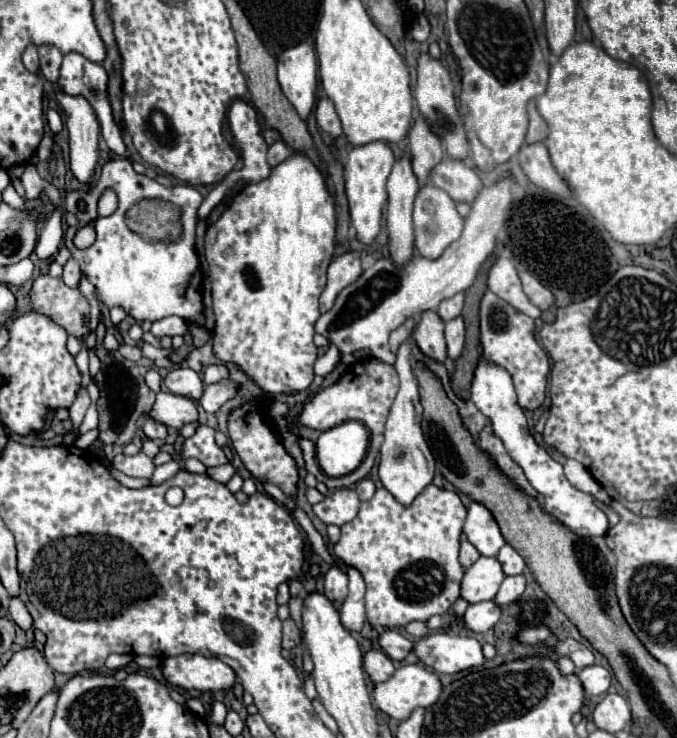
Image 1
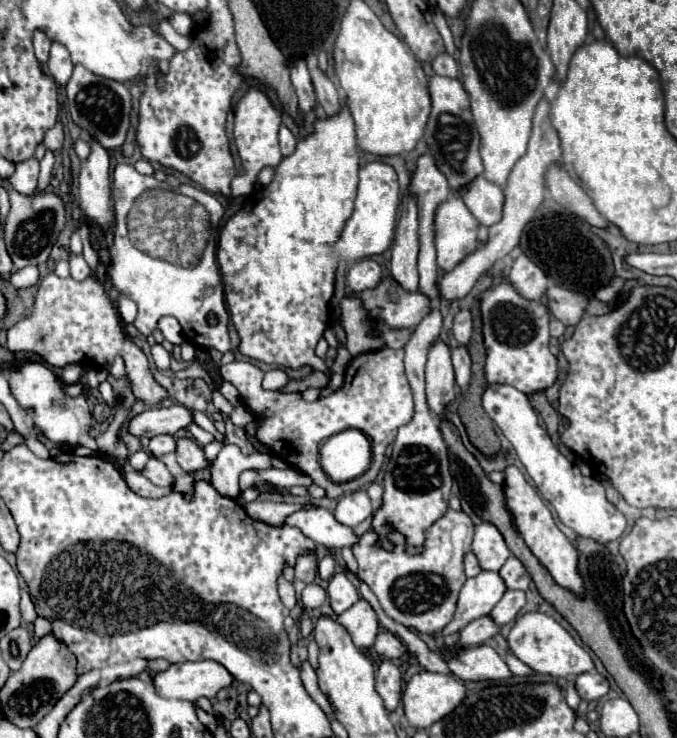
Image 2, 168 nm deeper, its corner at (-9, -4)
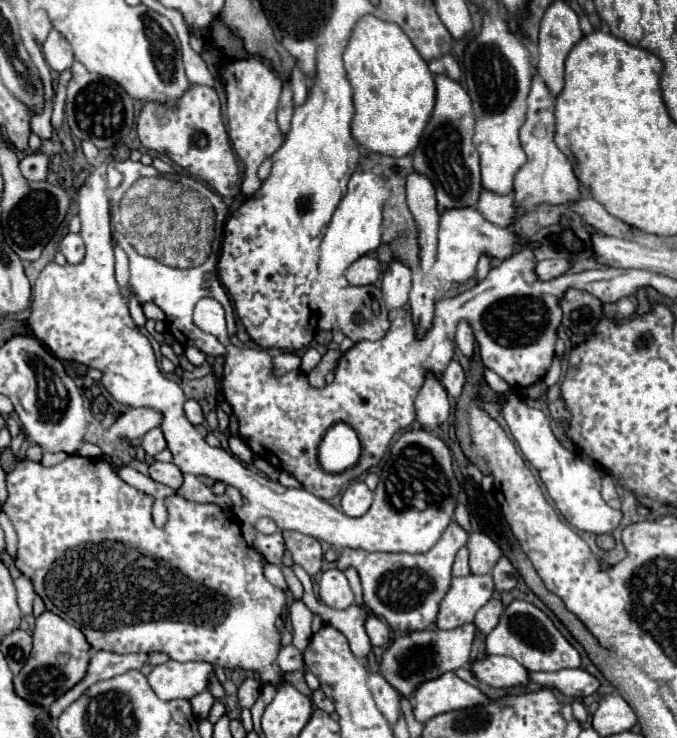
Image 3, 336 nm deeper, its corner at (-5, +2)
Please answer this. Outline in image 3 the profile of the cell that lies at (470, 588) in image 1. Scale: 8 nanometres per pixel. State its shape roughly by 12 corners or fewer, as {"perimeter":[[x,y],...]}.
{"perimeter":[[490,574],[454,578],[436,626],[458,628],[494,596]]}

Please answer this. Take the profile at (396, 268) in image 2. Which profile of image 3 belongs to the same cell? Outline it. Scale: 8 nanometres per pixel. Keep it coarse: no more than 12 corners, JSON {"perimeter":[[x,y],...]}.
{"perimeter":[[392,260],[382,278],[388,308],[404,308],[412,270]]}

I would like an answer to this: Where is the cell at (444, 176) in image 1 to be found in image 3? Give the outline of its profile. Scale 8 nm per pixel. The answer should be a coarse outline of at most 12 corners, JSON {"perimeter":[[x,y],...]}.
{"perimeter":[[482,188],[476,210],[496,226],[510,226],[512,194]]}

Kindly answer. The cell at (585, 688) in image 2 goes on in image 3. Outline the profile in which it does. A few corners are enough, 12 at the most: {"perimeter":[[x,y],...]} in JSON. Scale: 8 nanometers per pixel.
{"perimeter":[[584,668],[528,672],[530,680],[586,698],[600,686]]}

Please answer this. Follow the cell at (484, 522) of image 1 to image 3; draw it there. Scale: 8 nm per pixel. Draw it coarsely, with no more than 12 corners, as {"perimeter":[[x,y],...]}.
{"perimeter":[[472,532],[472,574],[488,574],[502,556],[484,532]]}

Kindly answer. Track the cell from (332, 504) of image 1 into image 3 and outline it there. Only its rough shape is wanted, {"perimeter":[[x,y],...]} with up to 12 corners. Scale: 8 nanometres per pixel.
{"perimeter":[[362,480],[342,494],[342,512],[362,516],[372,504],[372,492]]}

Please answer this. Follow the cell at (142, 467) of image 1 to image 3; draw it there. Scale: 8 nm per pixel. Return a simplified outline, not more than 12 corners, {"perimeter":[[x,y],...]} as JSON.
{"perimeter":[[152,462],[148,474],[152,480],[178,488],[182,472],[174,464]]}

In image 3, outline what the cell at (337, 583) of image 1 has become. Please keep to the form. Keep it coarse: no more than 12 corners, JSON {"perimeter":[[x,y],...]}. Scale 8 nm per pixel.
{"perimeter":[[342,570],[320,578],[320,600],[330,608],[348,608],[354,594]]}

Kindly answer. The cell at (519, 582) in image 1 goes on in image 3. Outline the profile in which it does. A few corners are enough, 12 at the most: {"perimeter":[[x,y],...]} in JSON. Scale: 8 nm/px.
{"perimeter":[[498,598],[478,610],[474,618],[482,634],[494,630],[502,604]]}

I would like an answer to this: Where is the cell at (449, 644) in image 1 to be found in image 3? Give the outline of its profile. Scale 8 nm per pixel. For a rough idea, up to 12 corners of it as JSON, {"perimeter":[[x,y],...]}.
{"perimeter":[[510,656],[470,662],[478,682],[496,688],[528,682],[528,670]]}

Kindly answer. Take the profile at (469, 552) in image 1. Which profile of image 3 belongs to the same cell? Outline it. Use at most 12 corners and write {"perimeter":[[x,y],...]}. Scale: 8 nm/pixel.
{"perimeter":[[460,548],[454,562],[454,576],[468,576],[468,550]]}

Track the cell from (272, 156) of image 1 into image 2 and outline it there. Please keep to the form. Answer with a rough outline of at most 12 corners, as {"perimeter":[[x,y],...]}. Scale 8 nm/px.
{"perimeter":[[280,126],[282,156],[290,156],[296,148],[294,134]]}

